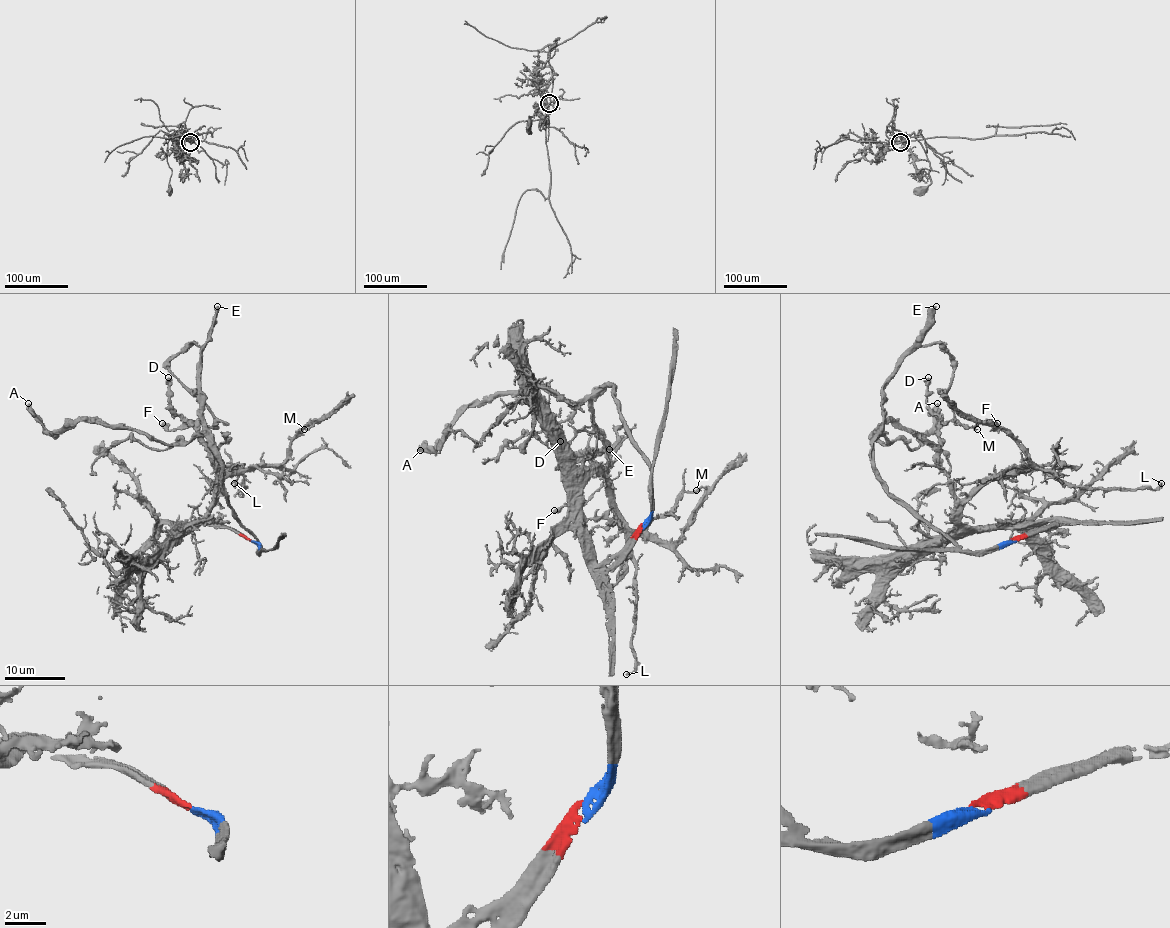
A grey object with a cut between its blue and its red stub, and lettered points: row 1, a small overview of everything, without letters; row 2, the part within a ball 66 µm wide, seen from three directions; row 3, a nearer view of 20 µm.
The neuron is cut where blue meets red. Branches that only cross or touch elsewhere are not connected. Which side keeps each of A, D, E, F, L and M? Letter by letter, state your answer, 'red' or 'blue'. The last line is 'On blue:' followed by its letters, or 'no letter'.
A: blue
D: red
E: blue
F: blue
L: red
M: red
On blue: A, E, F

